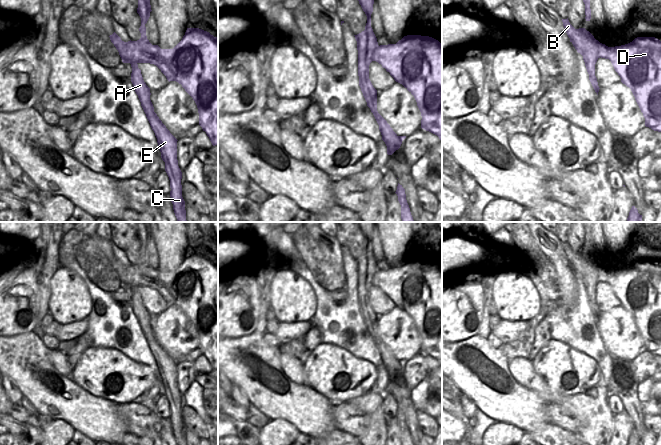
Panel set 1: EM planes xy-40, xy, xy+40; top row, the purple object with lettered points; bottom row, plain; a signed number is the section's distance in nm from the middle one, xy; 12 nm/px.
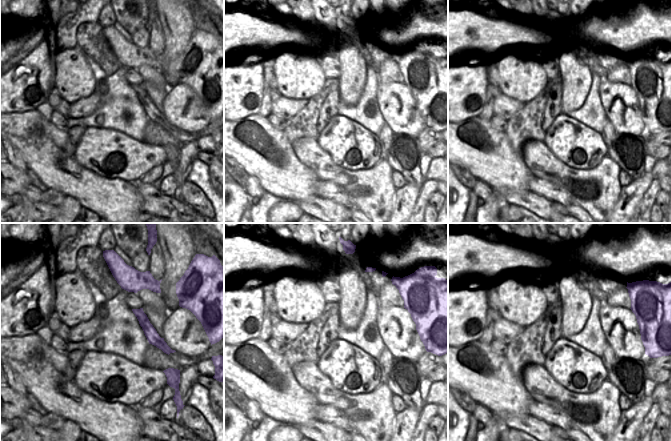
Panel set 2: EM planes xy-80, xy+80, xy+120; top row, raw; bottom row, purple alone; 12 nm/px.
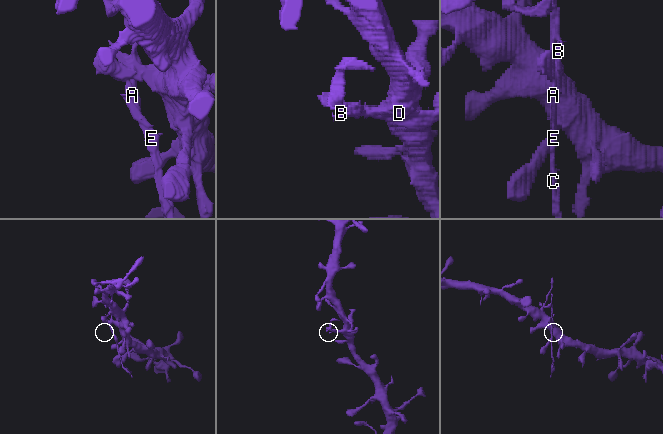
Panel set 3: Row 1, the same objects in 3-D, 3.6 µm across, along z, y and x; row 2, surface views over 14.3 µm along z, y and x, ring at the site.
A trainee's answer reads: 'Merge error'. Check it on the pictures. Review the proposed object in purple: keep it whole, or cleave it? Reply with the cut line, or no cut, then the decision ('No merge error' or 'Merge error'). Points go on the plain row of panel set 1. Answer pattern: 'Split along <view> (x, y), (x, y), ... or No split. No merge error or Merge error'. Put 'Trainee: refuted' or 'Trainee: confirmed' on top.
Trainee: confirmed
Split along xy (378, 269), (372, 284). Merge error.

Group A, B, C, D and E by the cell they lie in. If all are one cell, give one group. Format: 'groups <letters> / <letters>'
groups A B C E / D

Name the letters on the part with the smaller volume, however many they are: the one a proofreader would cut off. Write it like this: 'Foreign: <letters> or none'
Foreign: A, B, C, E

